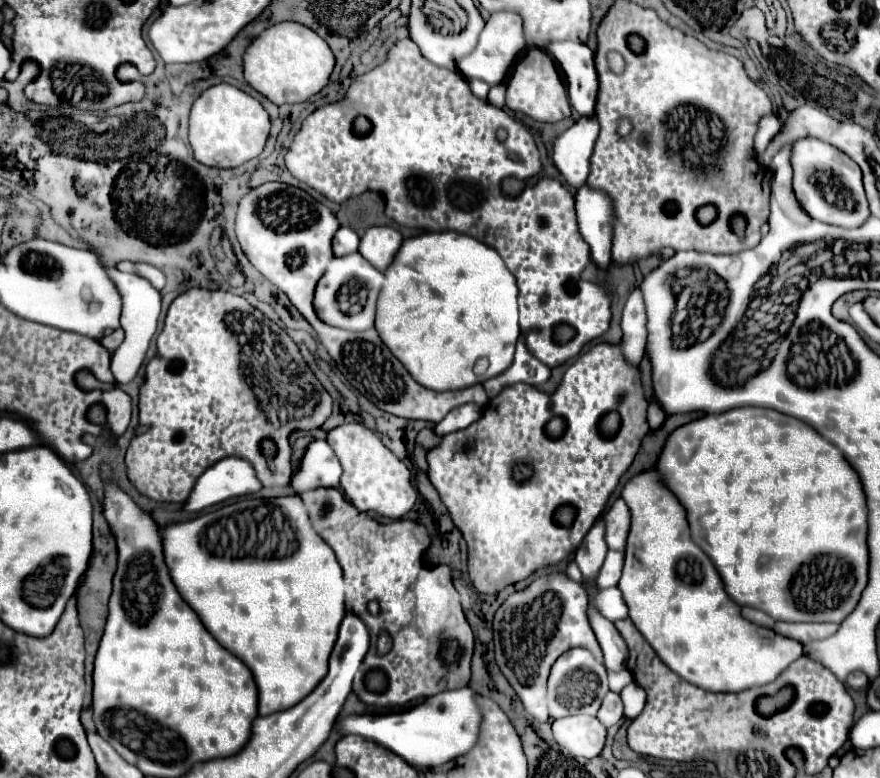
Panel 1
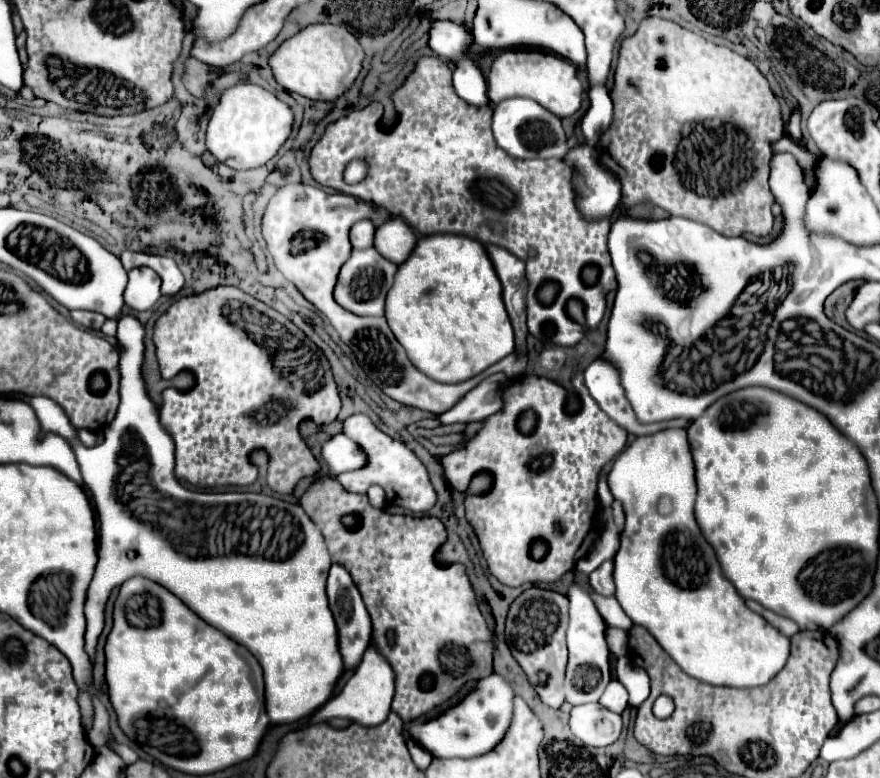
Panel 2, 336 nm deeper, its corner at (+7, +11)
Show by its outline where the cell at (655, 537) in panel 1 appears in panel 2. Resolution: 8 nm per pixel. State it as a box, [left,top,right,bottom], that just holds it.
[608,428,790,686]

